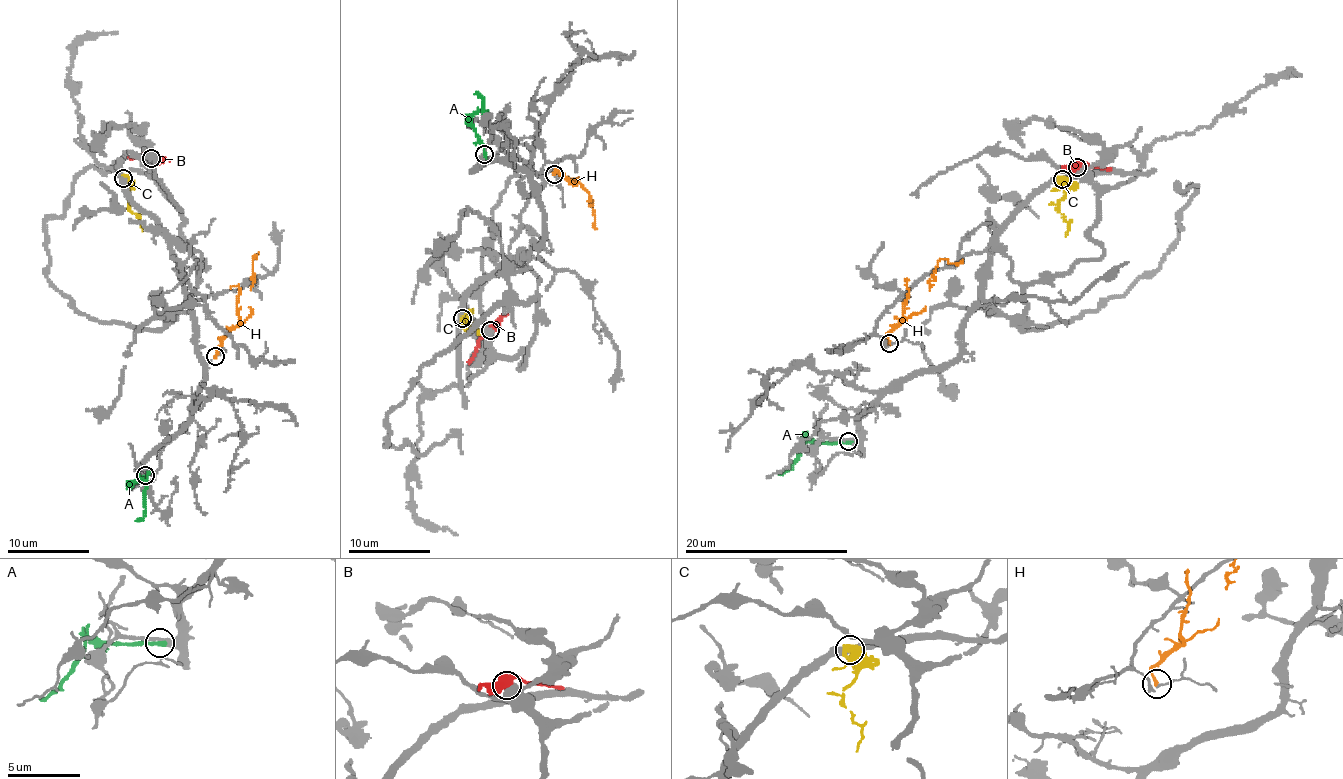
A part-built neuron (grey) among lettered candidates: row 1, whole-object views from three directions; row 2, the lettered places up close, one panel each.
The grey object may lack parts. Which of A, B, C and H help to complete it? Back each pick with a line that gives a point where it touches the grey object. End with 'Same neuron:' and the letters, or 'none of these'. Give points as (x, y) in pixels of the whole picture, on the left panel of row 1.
B: (151, 158)
Same neuron: B

